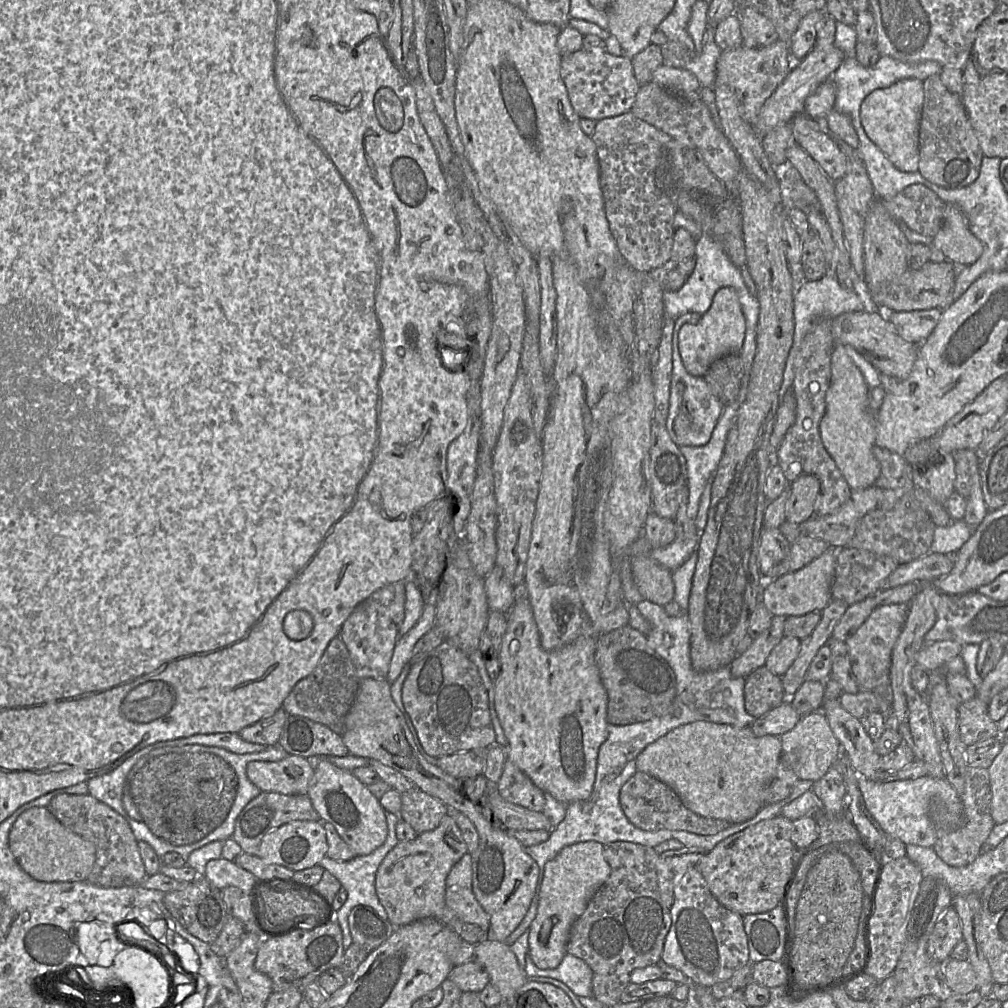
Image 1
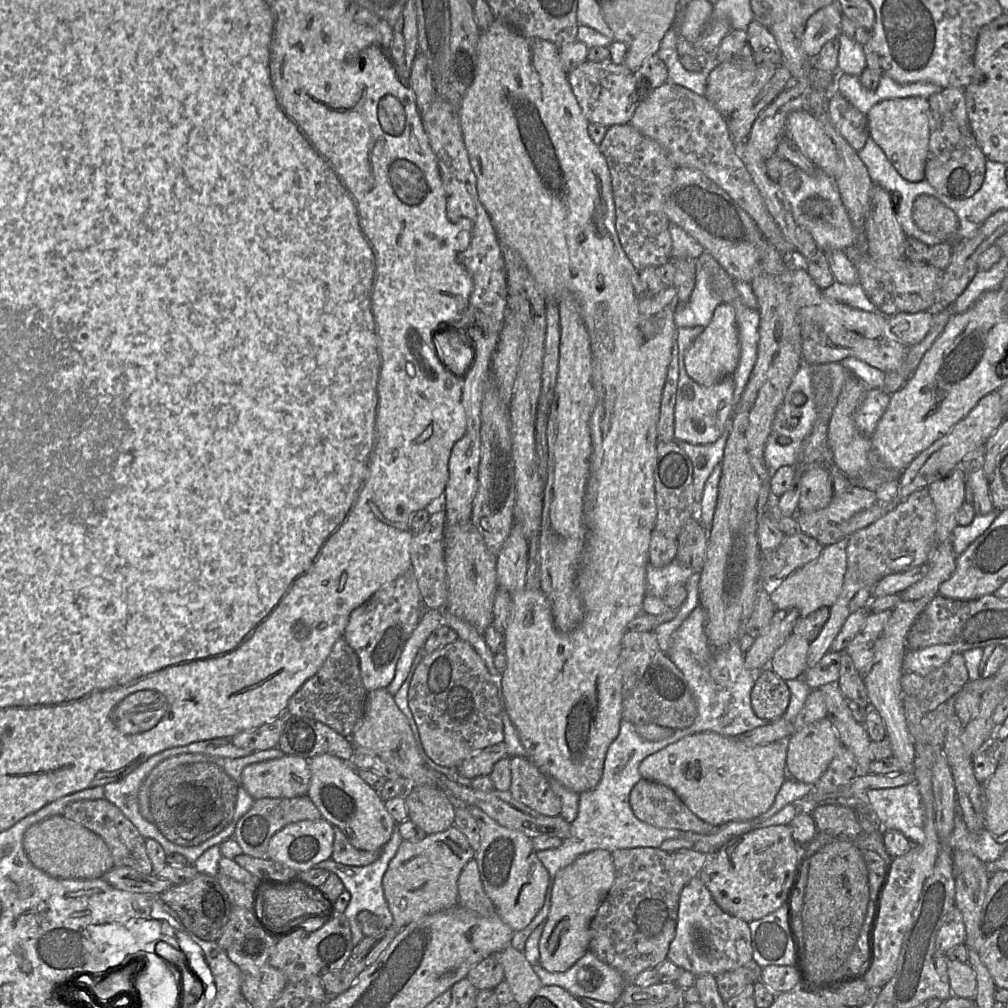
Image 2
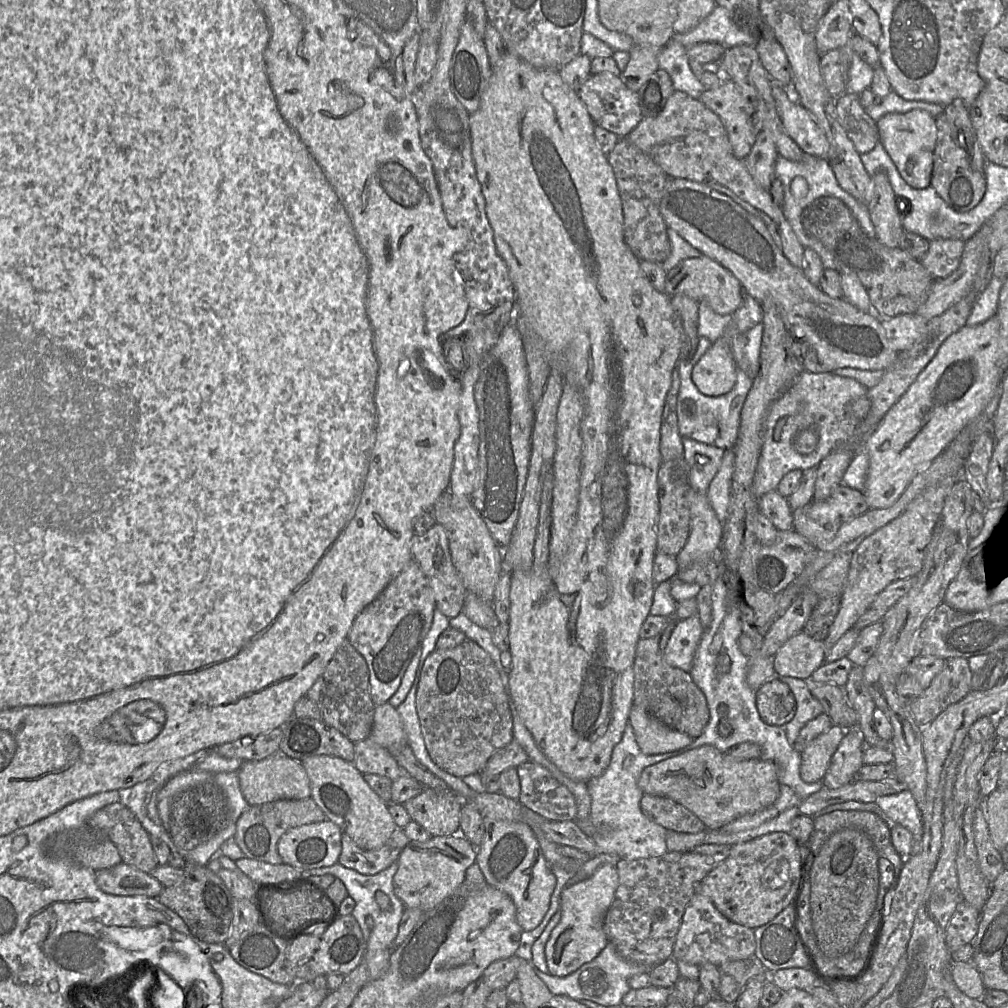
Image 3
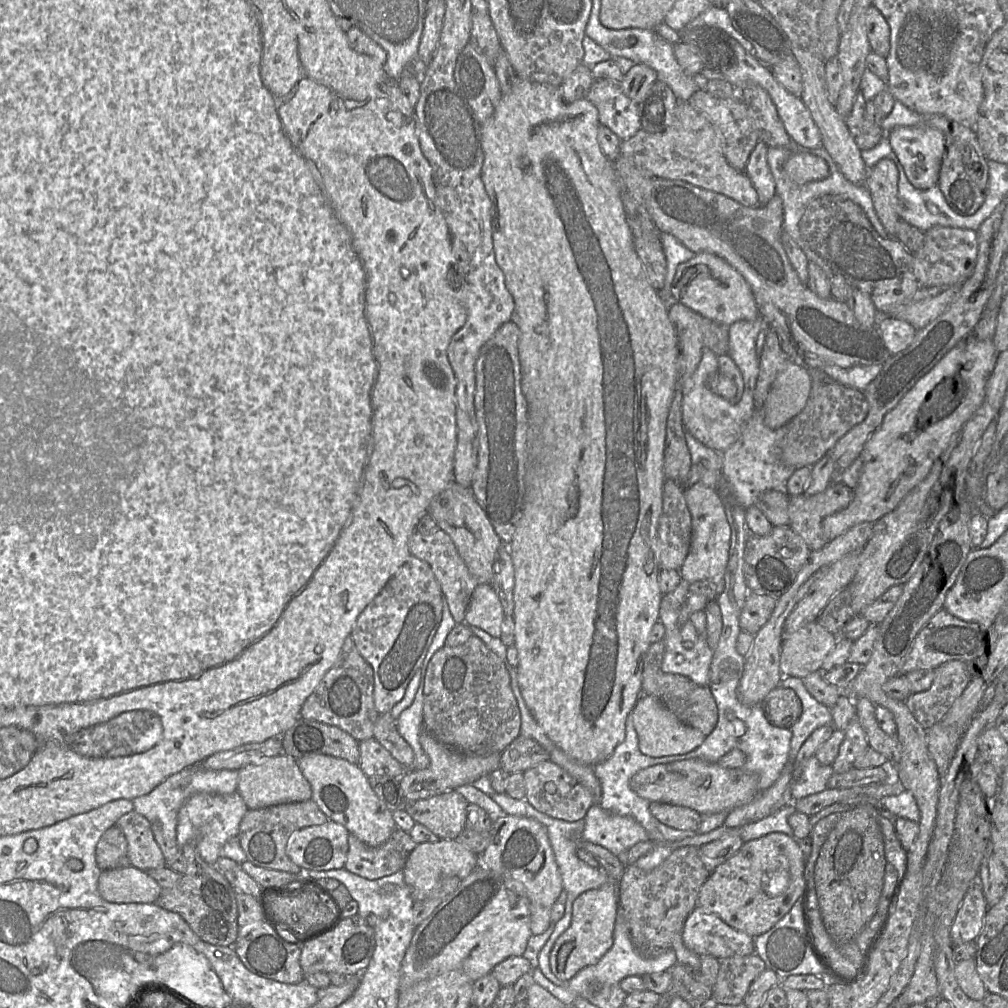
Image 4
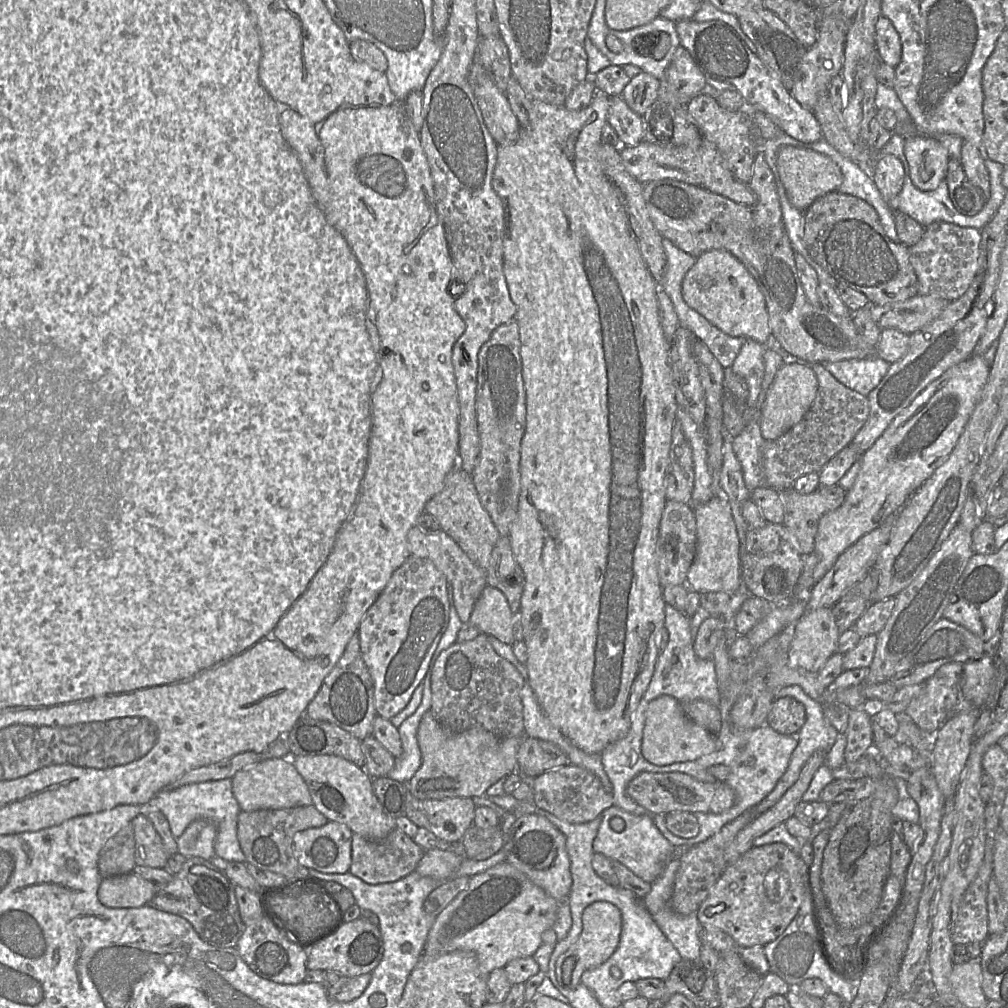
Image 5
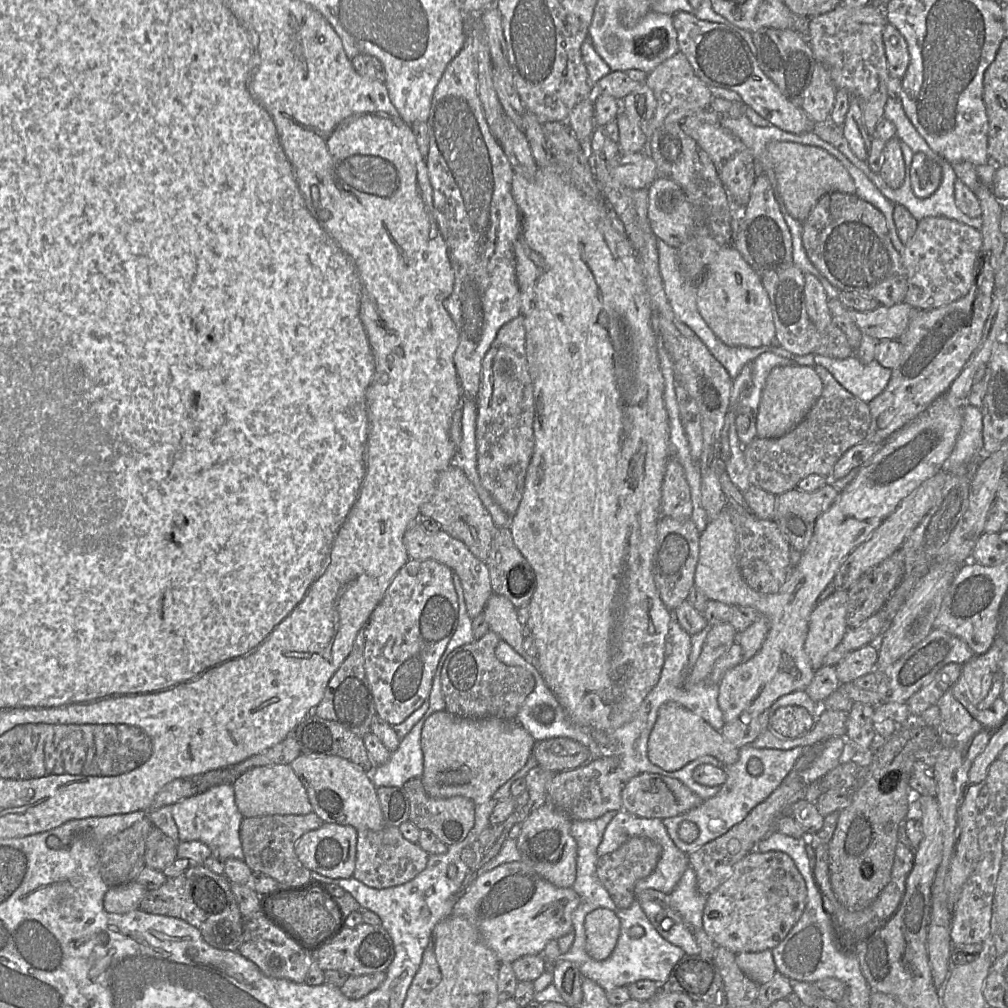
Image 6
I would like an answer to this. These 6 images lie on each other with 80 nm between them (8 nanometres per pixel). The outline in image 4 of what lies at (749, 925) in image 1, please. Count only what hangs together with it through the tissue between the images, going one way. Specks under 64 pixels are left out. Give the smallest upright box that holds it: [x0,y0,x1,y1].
[754,898,838,986]

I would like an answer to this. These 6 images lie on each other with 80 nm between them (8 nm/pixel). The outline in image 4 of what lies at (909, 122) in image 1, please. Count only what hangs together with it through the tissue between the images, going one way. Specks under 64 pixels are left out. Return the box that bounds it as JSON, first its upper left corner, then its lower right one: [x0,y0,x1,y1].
[886,125,947,190]

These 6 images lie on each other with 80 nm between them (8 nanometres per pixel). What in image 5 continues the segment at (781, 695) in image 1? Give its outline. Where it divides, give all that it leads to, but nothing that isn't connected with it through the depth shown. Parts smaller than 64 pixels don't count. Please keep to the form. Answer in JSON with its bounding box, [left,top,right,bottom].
[767,697,806,736]

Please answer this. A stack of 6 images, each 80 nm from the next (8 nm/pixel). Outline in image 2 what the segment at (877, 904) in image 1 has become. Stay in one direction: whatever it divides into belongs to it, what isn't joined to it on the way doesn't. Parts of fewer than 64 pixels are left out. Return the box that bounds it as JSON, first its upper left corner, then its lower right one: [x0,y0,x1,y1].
[863,699,955,991]

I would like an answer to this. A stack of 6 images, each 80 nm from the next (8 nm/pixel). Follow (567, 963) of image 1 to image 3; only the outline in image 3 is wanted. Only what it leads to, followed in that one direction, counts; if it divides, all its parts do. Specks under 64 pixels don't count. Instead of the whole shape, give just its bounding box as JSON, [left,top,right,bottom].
[534,943,652,1007]

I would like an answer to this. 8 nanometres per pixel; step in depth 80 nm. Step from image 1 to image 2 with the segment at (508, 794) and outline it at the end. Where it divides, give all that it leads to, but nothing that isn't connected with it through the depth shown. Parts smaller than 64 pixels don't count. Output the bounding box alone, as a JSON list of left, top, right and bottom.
[509,758,561,817]

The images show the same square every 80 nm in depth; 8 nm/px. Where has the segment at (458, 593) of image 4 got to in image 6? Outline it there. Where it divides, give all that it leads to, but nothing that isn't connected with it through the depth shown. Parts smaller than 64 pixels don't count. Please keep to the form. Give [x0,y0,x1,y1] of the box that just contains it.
[404,521,493,619]

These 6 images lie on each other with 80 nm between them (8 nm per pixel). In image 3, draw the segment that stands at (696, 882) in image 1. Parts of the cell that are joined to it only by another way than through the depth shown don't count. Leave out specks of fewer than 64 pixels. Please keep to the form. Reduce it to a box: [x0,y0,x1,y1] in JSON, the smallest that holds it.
[671,891,754,966]

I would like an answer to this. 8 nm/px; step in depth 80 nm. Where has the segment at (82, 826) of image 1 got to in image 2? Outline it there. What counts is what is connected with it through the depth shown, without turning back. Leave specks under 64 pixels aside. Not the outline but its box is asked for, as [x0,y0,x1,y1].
[62,799,154,874]

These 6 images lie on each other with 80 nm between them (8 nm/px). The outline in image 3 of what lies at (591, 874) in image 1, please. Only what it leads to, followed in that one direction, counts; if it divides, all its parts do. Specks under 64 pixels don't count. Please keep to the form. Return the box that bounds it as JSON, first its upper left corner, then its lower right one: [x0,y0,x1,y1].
[545,864,619,977]

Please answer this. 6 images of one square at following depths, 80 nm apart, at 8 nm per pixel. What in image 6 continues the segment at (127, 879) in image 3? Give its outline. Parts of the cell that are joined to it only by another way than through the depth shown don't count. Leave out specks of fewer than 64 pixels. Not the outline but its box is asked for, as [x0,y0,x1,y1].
[103,881,148,913]

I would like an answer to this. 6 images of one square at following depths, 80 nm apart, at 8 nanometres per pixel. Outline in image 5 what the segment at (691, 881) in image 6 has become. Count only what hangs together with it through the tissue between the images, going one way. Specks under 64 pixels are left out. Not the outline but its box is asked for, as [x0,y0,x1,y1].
[642,858,702,961]

